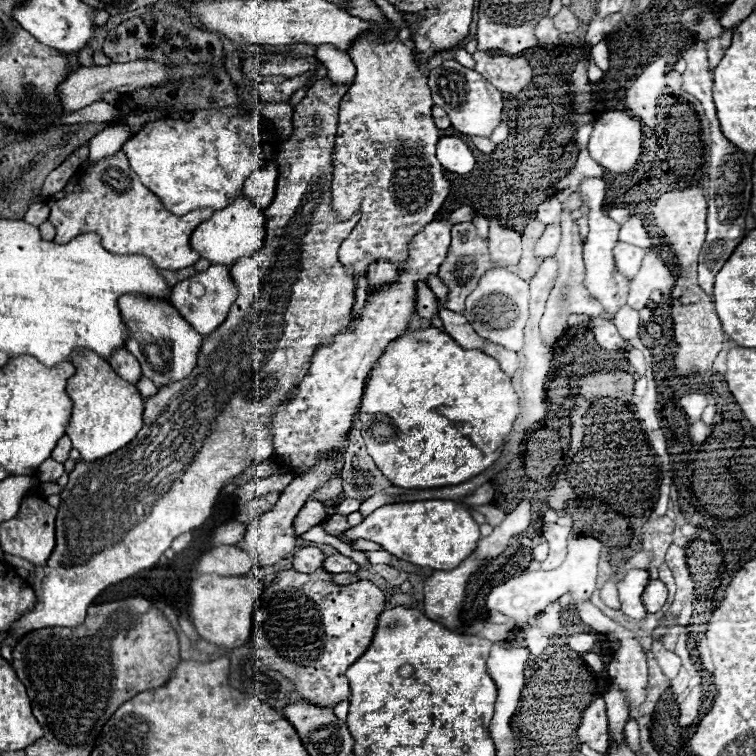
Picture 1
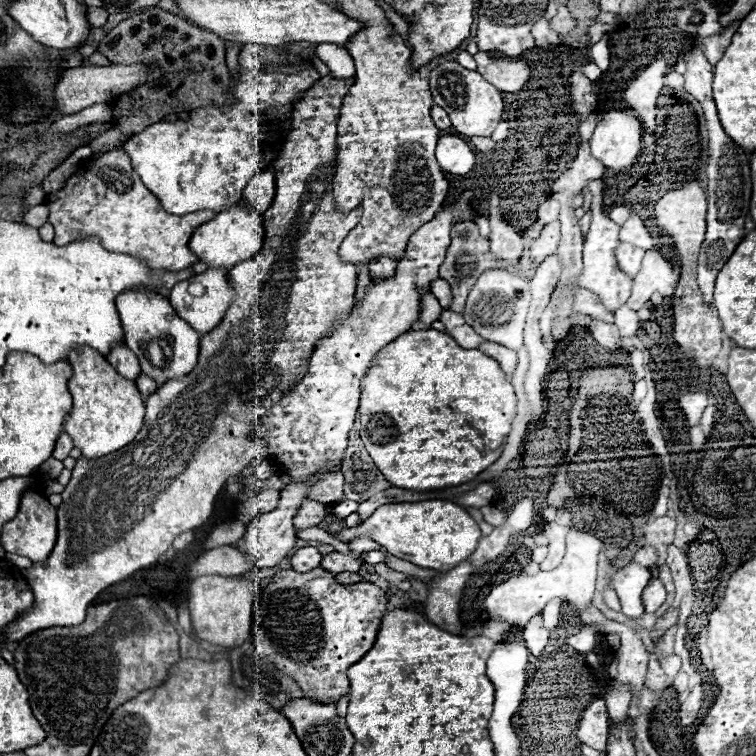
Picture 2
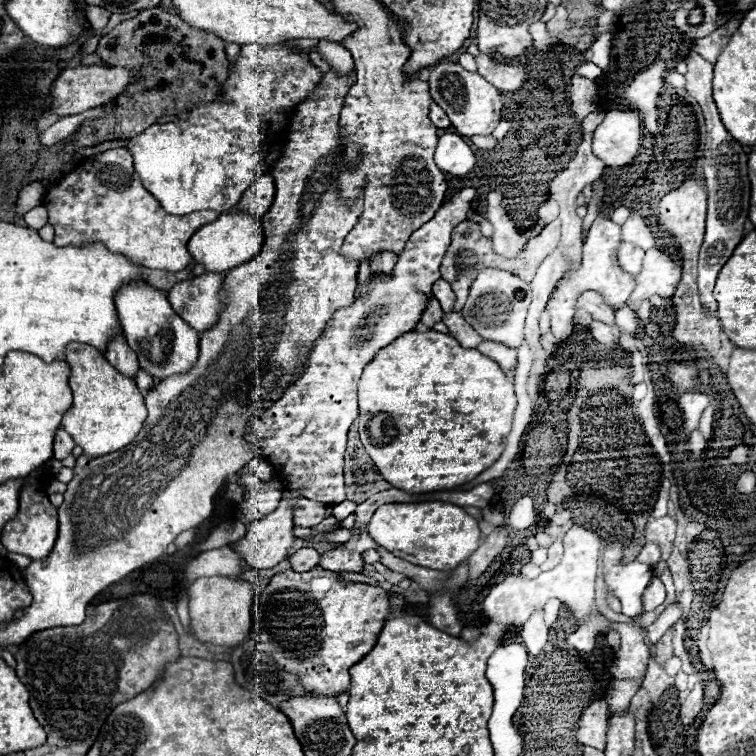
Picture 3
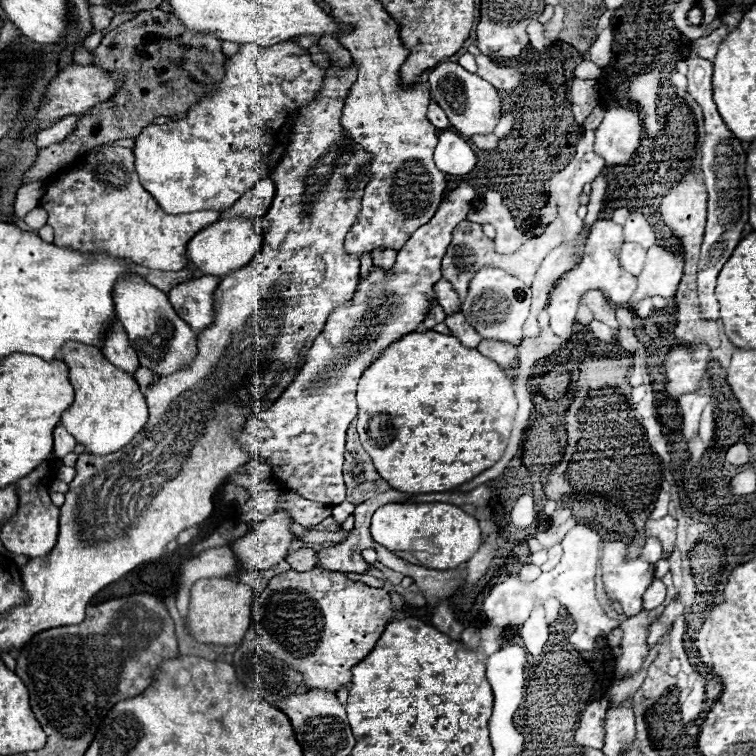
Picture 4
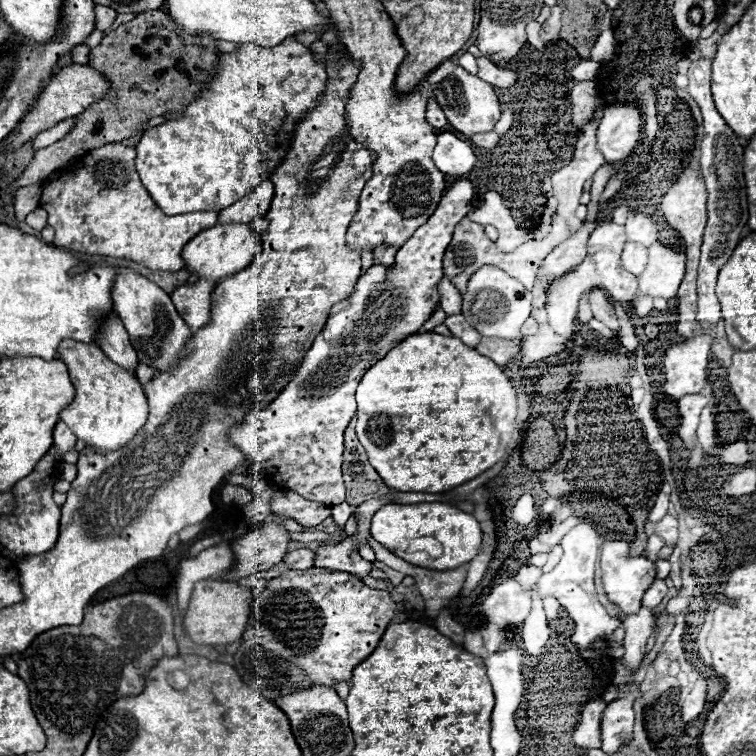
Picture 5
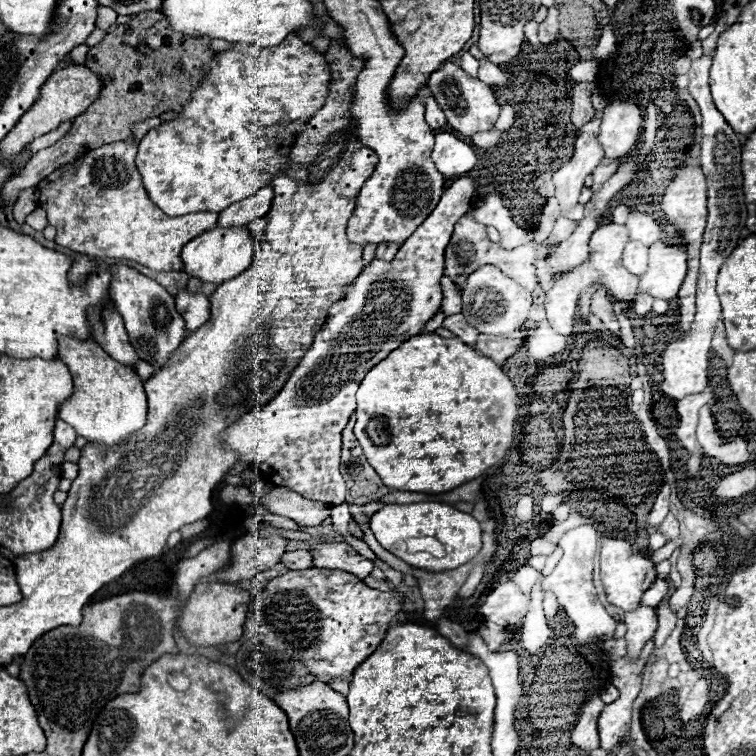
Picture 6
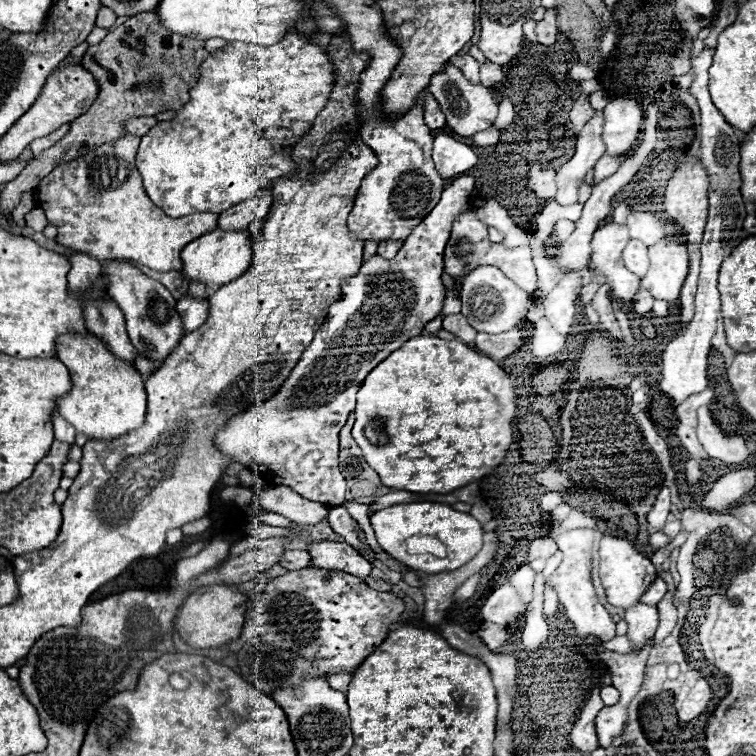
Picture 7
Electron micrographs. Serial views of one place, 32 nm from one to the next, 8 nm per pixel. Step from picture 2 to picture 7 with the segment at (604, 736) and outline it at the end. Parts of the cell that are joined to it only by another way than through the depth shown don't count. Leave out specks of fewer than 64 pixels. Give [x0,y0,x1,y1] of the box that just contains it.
[568,673,612,752]

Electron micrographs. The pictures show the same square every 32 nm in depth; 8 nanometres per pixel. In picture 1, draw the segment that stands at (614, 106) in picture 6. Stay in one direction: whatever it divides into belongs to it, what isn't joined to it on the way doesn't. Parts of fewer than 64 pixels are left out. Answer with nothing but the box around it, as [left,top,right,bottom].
[588,110,642,172]

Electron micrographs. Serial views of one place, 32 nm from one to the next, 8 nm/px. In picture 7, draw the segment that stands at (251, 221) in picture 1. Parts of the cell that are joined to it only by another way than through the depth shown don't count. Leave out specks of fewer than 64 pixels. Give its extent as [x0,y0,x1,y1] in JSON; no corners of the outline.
[182,228,252,286]

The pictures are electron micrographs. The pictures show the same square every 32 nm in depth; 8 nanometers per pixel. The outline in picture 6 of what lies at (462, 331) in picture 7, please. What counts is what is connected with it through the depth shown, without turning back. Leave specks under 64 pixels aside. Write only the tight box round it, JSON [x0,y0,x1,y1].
[444,314,478,346]

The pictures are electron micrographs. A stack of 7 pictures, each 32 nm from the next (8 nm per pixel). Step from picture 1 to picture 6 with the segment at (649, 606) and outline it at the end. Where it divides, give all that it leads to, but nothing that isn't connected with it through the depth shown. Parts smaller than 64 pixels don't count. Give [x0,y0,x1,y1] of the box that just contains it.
[642,578,668,606]

